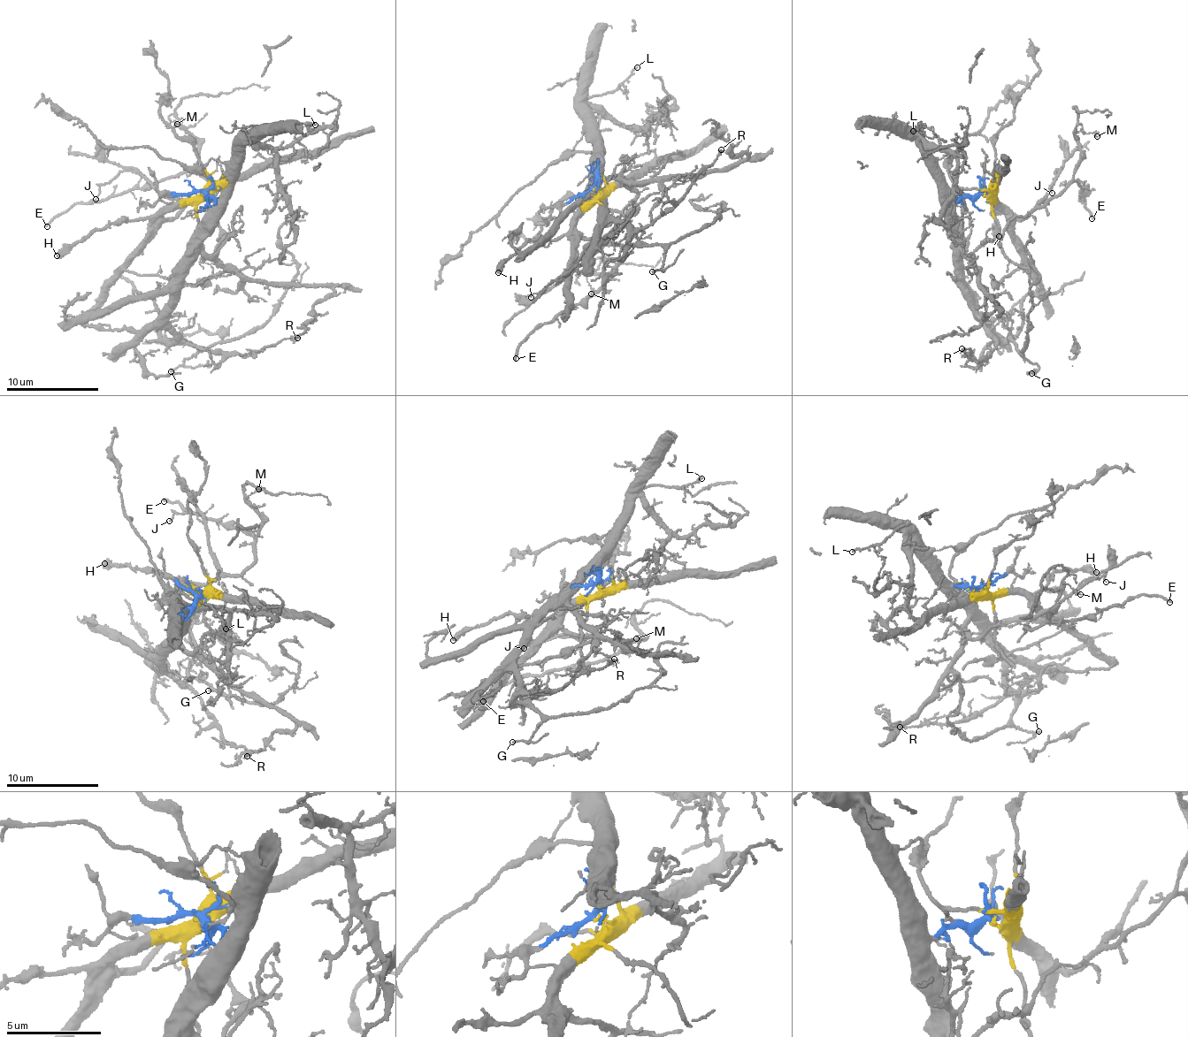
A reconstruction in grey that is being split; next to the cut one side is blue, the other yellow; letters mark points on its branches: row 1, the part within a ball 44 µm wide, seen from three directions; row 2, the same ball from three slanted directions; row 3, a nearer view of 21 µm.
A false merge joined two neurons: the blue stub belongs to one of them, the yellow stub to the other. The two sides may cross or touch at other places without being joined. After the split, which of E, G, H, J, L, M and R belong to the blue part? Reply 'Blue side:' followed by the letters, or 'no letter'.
Blue side: G, L, R

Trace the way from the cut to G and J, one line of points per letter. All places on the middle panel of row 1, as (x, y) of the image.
G: (593, 188), (594, 161), (599, 190), (628, 242), (662, 247), (661, 270), (652, 272)
J: (593, 188), (596, 193), (585, 206), (577, 232), (595, 239), (600, 247), (593, 257), (530, 297)

